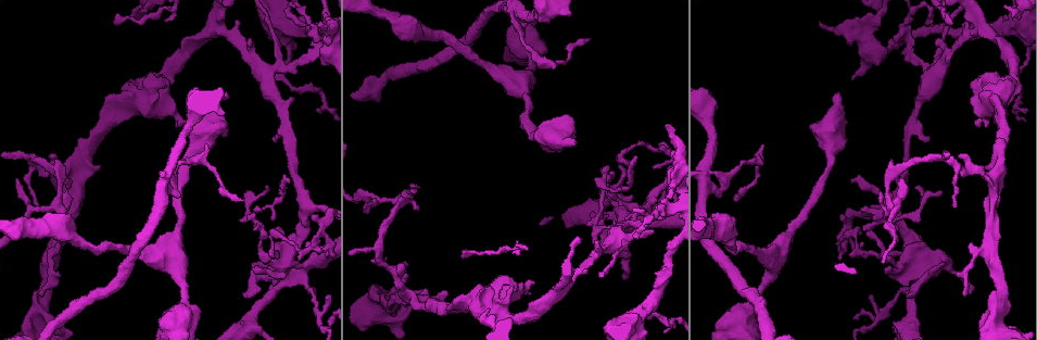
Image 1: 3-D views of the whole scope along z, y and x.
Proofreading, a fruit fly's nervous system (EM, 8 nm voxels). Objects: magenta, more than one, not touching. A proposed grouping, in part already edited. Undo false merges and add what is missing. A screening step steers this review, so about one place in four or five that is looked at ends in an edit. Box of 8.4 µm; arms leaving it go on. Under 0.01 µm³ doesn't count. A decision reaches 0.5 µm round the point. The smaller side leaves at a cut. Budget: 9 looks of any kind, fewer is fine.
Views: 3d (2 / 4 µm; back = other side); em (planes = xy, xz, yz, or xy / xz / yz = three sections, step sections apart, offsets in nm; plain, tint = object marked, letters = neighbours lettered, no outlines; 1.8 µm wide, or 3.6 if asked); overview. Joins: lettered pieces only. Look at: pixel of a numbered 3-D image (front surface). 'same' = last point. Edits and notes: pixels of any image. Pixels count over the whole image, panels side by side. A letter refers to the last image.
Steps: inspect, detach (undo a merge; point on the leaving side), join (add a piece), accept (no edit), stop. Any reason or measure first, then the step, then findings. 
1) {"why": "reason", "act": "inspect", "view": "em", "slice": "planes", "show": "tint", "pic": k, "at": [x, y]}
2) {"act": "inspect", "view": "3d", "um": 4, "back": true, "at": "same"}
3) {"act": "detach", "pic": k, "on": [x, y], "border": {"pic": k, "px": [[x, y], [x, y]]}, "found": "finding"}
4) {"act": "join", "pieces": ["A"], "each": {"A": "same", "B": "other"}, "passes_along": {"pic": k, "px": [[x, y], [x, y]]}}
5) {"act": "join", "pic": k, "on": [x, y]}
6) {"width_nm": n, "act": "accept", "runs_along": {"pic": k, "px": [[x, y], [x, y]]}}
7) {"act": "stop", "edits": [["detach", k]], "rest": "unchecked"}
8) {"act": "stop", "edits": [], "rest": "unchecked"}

{"why": "three arms meet", "act": "inspect", "view": "em", "slice": "xy", "step": 8, "show": "tint", "pic": 1, "at": [166, 173]}

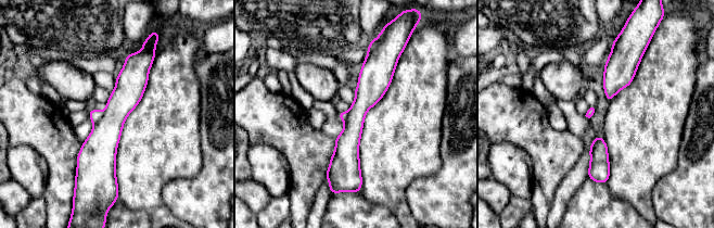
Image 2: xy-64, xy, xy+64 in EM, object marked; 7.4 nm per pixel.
{"why": "cut it another way", "act": "inspect", "view": "em", "slice": "planes", "show": "letters", "at": "same"}

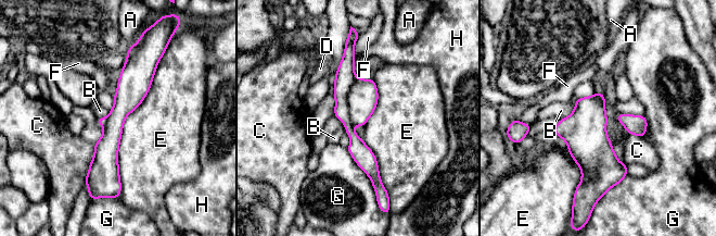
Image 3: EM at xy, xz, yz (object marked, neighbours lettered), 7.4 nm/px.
{"width_nm": 180, "longest_contact_nm": ["E", 1050], "act": "detach", "pic": 3, "on": [345, 75], "each": {"A": "other", "B": "other", "C": "other", "D": "other", "E": "other", "F": "other", "G": "other", "H": "other"}, "found": "two cells meet here"}

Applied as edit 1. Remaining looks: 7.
{"act": "inspect", "view": "3d", "um": 4, "pic": 1, "at": [840, 94]}

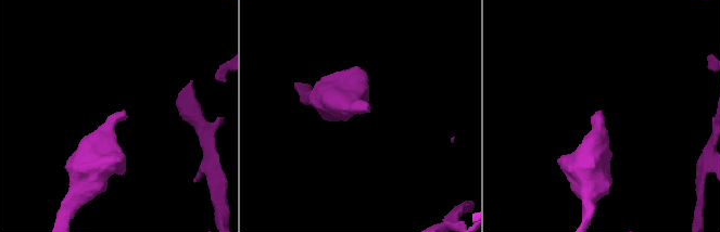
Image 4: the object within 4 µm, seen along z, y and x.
{"act": "inspect", "view": "em", "slice": "planes", "show": "letters", "pic": 4, "at": [124, 113]}

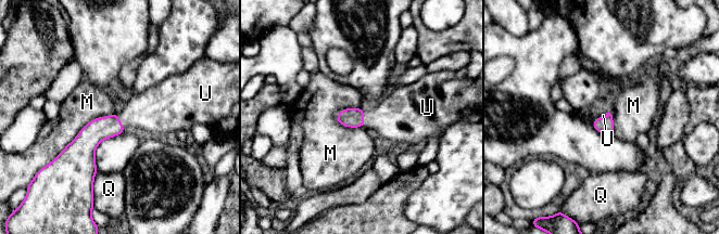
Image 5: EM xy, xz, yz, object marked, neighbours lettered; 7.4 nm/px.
{"act": "join", "pieces": ["U"], "each": {"M": "other", "Q": "other", "U": "same"}, "passes_along": {"pic": 5, "px": [[350, 117], [361, 119], [394, 120]]}, "found": "the cell continues"}

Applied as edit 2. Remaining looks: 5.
{"why": "thick turns thin", "act": "inspect", "view": "em", "slice": "xy", "step": 8, "show": "tint", "pic": 1, "at": [668, 150]}

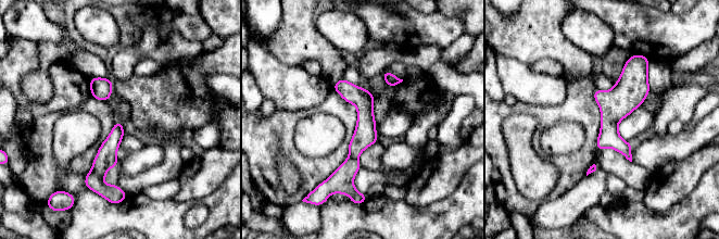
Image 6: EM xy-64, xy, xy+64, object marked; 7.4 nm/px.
{"why": "cut it another way", "act": "inspect", "view": "em", "slice": "planes", "show": "letters", "at": "same"}

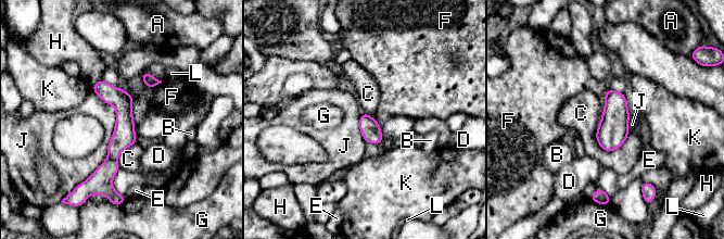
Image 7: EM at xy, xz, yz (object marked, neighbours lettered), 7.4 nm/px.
{"act": "detach", "pic": 7, "on": [100, 183], "each": {"A": "other", "B": "other", "C": "other", "D": "other", "E": "other", "F": "other", "G": "other", "H": "other", "J": "other", "K": "other", "L": "other"}, "border": {"pic": 7, "px": [[108, 158], [115, 160]]}, "found": "a second cell is stuck on"}

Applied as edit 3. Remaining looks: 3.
{"why": "see it whole again", "act": "inspect", "view": "overview"}

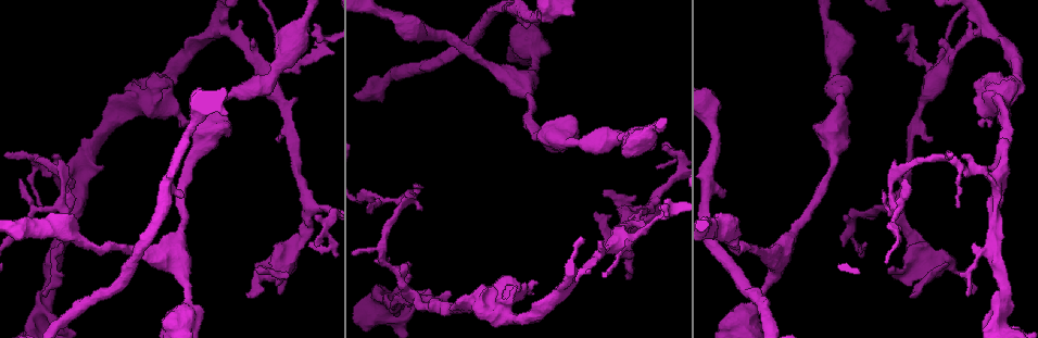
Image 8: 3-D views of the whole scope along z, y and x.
{"why": "branch stops here", "act": "inspect", "view": "em", "slice": "planes", "show": "letters", "pic": 8, "at": [663, 204]}

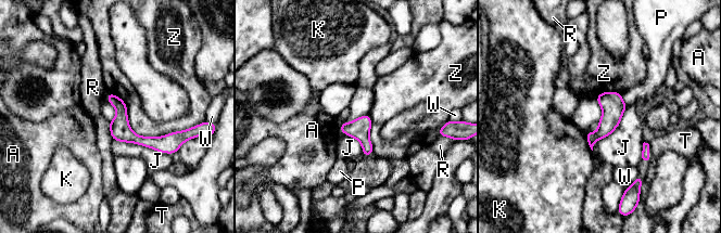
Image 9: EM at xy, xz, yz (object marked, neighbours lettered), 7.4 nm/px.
{"act": "accept", "each": {"A": "other", "J": "other", "K": "other", "P": "other", "R": "other", "T": "other", "W": "other", "Z": "other"}, "border": {"pic": 9, "px": [[344, 121], [338, 128]]}, "found": "no lettered piece goes on from it"}

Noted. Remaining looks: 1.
{"act": "stop", "edits": [["detach", 3], ["join", 5], ["detach", 7]], "rest": "unchecked"}

